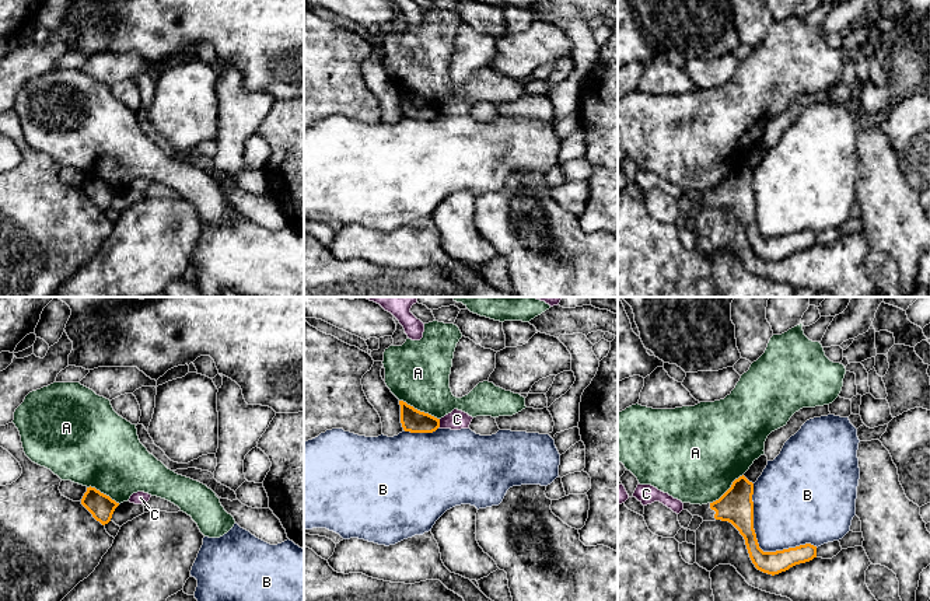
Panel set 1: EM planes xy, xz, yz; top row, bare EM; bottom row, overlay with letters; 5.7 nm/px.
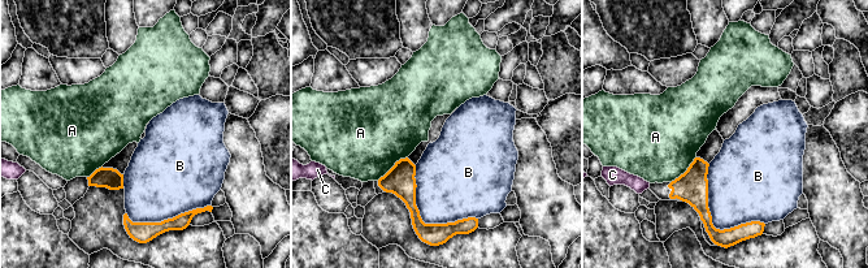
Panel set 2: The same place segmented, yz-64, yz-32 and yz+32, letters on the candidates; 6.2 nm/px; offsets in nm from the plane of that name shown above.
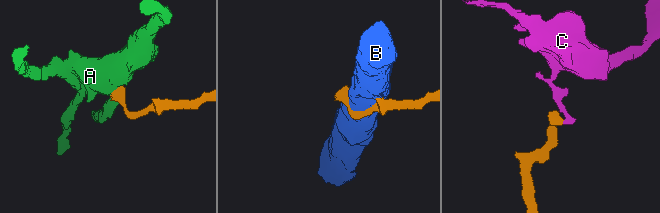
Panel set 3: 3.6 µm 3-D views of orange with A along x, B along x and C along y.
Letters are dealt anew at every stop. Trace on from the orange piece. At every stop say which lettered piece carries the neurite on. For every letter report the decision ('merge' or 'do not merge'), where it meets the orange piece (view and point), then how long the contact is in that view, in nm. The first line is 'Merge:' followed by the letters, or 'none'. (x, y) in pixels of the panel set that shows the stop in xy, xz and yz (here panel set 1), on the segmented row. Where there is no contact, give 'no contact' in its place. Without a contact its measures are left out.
Merge: none
A: do not merge | xz (419, 411) | 260 nm
B: do not merge | yz (758, 544) | 500 nm
C: do not merge | xz (439, 423) | 50 nm

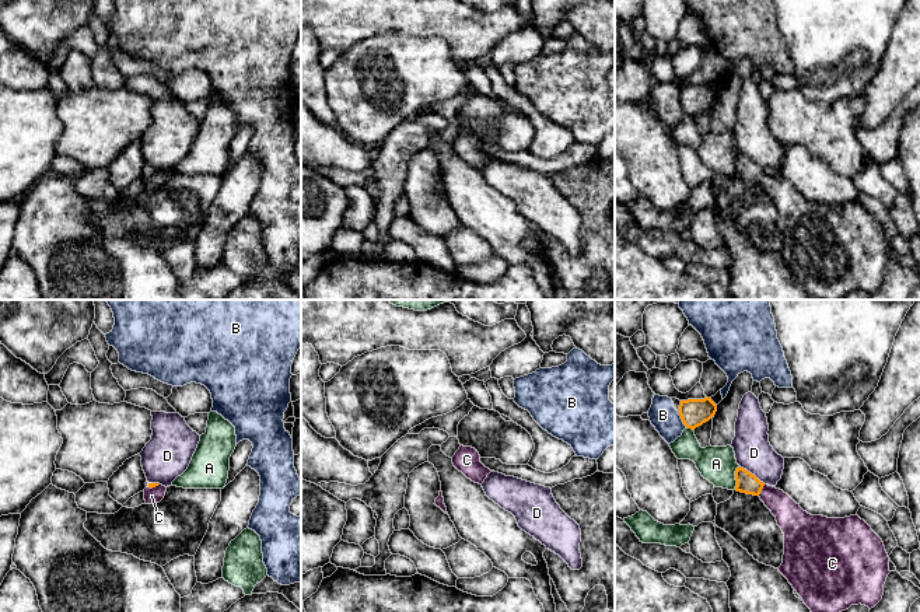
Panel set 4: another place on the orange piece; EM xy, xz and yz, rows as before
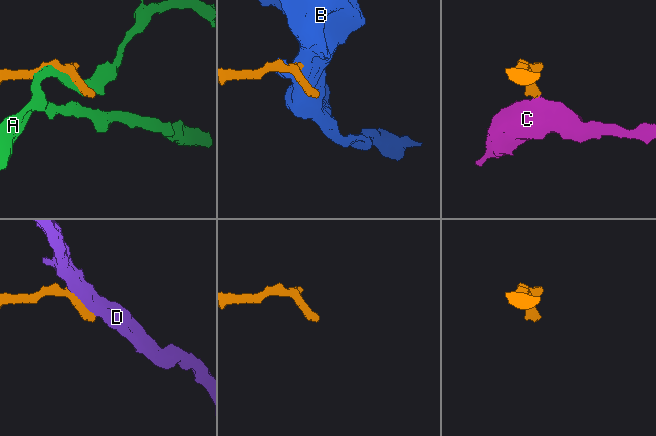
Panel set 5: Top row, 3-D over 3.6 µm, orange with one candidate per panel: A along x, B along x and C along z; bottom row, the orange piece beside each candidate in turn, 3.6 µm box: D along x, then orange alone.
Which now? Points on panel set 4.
Merge: C
A: do not merge | yz (735, 478) | 140 nm
B: do not merge | yz (682, 420) | 80 nm
C: merge | yz (761, 490) | 80 nm
D: do not merge | yz (751, 474) | 190 nm

